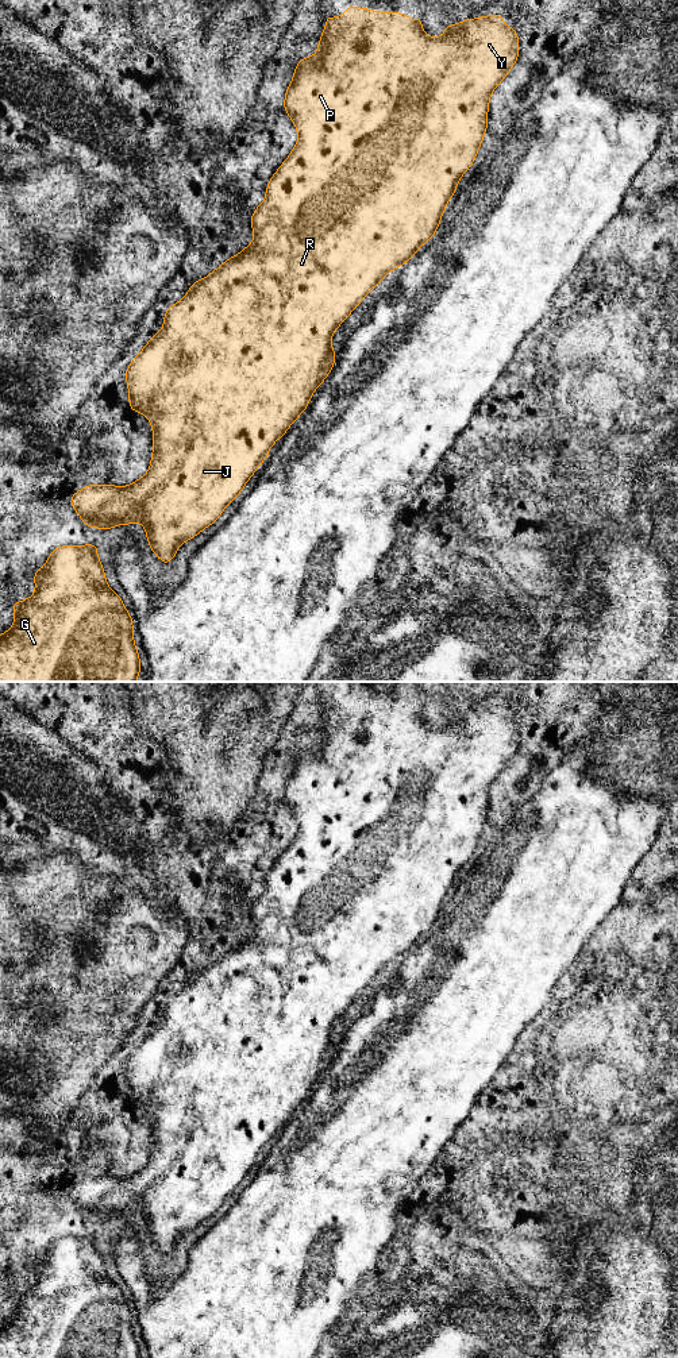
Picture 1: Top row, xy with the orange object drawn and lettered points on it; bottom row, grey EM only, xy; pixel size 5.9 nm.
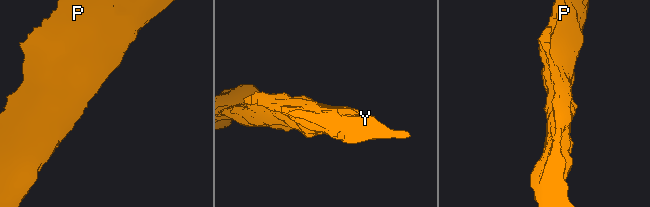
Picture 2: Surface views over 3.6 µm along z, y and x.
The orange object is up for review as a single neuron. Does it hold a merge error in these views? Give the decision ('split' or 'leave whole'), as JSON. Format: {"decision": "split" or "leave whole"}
{"decision": "leave whole"}

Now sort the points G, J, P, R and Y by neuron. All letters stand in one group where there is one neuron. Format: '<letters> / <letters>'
G J P R Y

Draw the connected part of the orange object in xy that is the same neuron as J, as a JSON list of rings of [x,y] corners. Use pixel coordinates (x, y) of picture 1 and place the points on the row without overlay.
[[[344,698],[342,709],[334,710],[331,705],[327,706],[317,745],[300,751],[294,759],[293,772],[286,780],[284,800],[298,822],[298,833],[267,873],[266,890],[251,906],[254,931],[208,968],[194,972],[186,987],[169,998],[163,1007],[163,1021],[150,1029],[147,1037],[131,1052],[124,1065],[131,1103],[145,1104],[154,1122],[150,1160],[143,1169],[130,1177],[86,1176],[81,1183],[73,1184],[70,1197],[78,1204],[84,1216],[112,1220],[122,1214],[132,1218],[135,1212],[139,1212],[146,1219],[146,1231],[151,1242],[163,1255],[169,1255],[182,1234],[197,1227],[220,1208],[224,1199],[240,1185],[259,1156],[266,1151],[269,1139],[304,1104],[313,1083],[331,1064],[336,1046],[331,1037],[334,1022],[388,964],[405,956],[419,942],[419,938],[428,934],[436,923],[446,895],[455,886],[458,872],[477,848],[489,817],[486,806],[490,786],[517,752],[519,736],[517,724],[512,717],[504,717],[502,706],[463,710],[461,715],[447,717],[440,729],[424,725],[421,706],[415,707],[413,721],[408,705]]]

